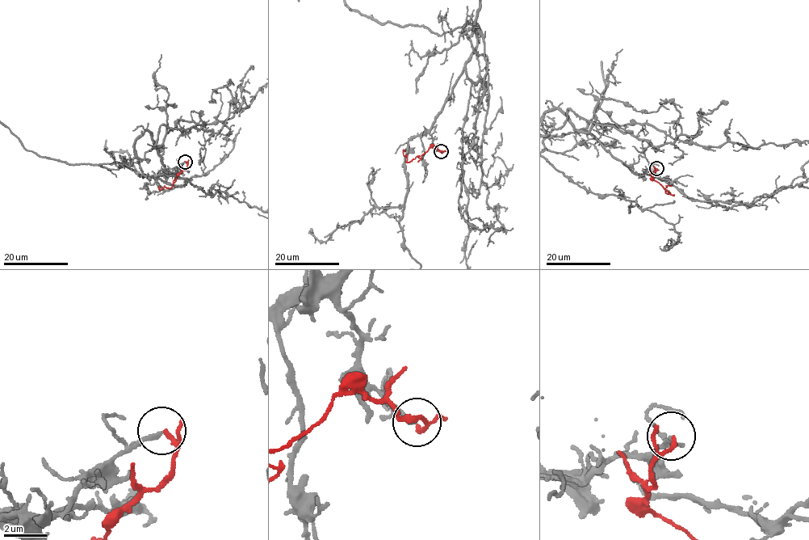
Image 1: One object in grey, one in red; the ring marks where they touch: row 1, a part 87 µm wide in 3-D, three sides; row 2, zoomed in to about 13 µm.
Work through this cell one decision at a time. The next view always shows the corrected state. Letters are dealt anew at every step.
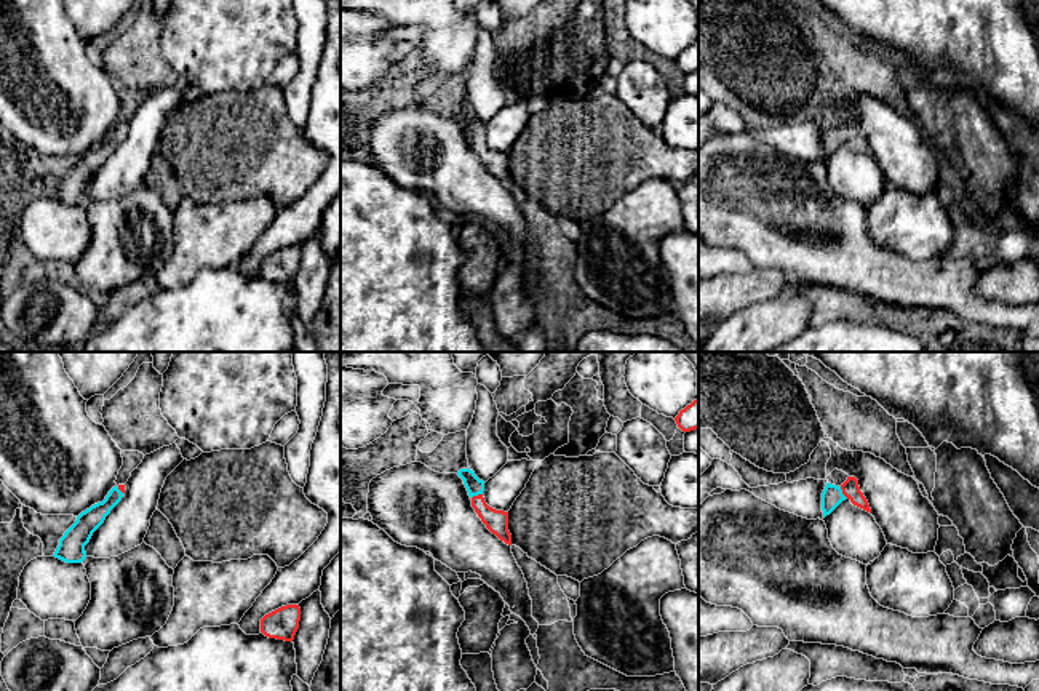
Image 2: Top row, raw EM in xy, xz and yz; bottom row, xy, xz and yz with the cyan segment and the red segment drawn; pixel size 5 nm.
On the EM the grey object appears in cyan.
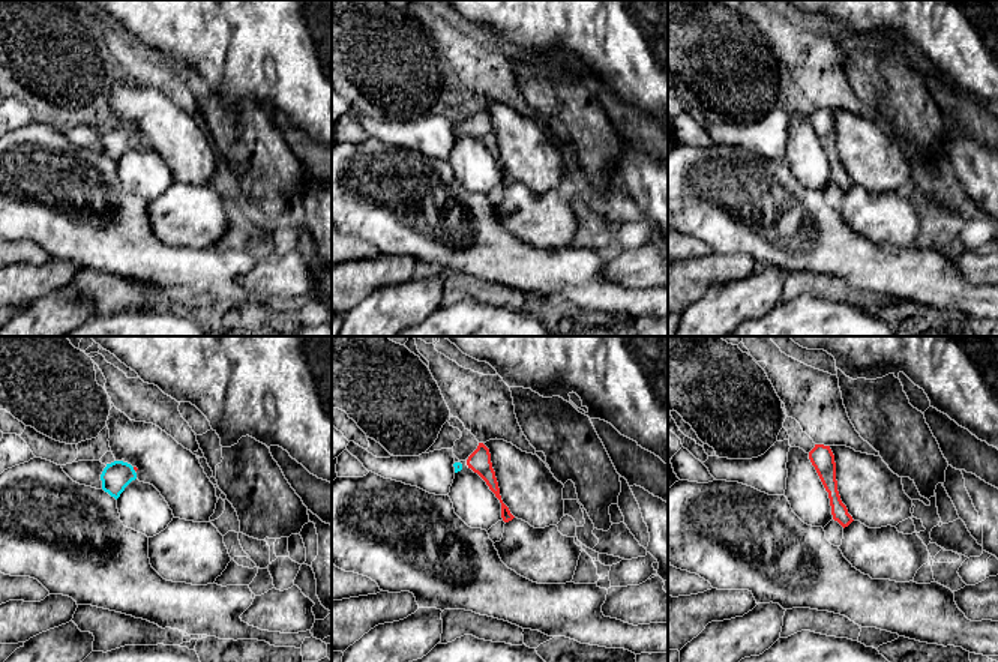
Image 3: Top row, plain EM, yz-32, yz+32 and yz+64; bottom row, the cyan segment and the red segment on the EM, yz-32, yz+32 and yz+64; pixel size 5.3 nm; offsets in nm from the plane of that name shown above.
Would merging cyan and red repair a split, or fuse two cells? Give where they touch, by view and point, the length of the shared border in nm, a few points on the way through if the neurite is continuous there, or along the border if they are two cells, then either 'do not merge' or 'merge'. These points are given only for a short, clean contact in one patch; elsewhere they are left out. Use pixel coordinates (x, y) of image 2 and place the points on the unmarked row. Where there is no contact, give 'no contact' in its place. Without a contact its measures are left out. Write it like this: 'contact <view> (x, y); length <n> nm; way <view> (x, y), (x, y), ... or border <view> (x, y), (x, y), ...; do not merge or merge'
contact yz (841, 135); length 80 nm; way yz (831, 138), (841, 135), (851, 131); merge

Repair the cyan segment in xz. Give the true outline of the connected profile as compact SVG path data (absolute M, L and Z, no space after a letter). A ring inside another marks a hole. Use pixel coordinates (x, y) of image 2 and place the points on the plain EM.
M460 110L457 117L464 122L468 138L472 139L472 149L486 166L486 170L500 182L512 187L512 176L508 173L508 154L496 152L486 146L483 139L484 123L480 122L473 112Z

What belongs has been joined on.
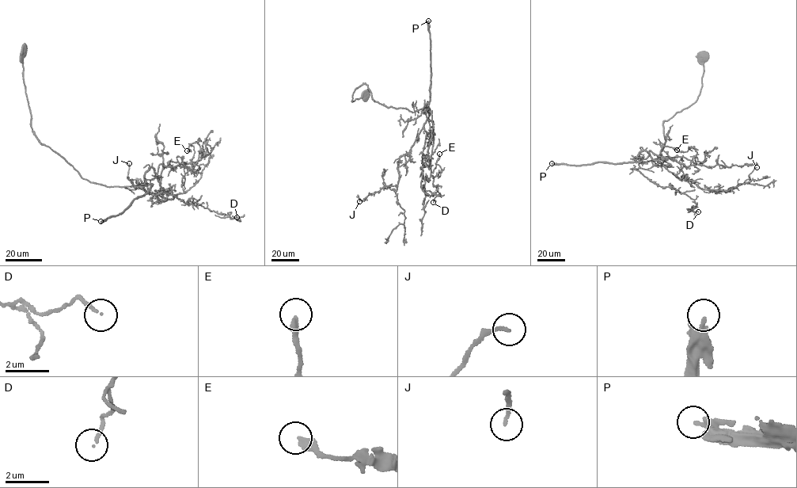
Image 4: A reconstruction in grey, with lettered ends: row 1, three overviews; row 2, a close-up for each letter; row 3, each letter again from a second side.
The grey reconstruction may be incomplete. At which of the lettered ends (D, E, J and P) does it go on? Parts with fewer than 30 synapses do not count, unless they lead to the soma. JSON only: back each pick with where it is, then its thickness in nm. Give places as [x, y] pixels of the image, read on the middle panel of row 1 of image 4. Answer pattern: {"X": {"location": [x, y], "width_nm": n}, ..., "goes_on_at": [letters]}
{"P": {"location": [428, 20], "width_nm": 240}, "goes_on_at": ["P"]}

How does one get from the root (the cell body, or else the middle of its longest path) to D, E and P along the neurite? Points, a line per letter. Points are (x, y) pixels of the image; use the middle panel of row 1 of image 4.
D: (366, 97), (351, 101), (366, 83), (387, 107), (430, 111), (420, 184), (436, 196), (433, 202)
E: (366, 97), (351, 101), (365, 83), (375, 101), (422, 108), (433, 121), (433, 177), (439, 154)
P: (366, 97), (351, 101), (356, 88), (366, 83), (375, 101), (426, 112), (430, 67), (428, 20)

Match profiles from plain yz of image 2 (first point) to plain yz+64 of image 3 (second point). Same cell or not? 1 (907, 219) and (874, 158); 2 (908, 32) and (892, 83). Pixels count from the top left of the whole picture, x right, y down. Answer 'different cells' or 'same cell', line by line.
1: different cells
2: different cells

